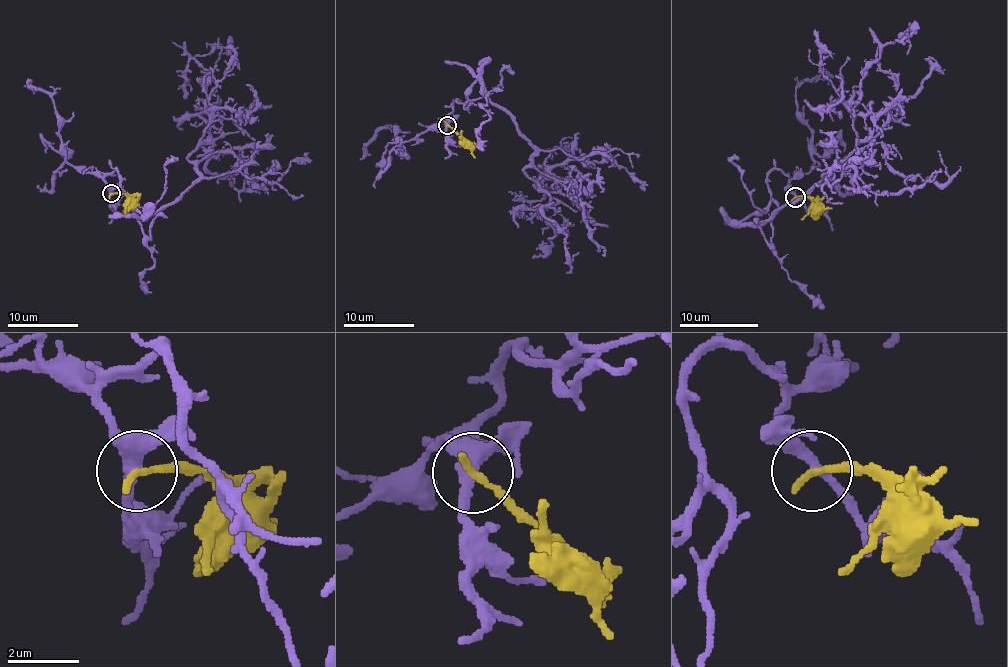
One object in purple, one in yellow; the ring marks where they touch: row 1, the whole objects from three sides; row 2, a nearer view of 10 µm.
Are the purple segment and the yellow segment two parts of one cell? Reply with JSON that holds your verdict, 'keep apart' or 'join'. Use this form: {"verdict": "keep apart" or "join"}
{"verdict": "keep apart"}

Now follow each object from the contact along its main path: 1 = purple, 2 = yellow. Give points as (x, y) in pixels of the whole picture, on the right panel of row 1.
1: (795, 196), (774, 168), (770, 202), (746, 222), (801, 198), (847, 155), (857, 143), (863, 73), (914, 20)
2: (795, 196), (805, 196), (823, 208), (831, 208)

